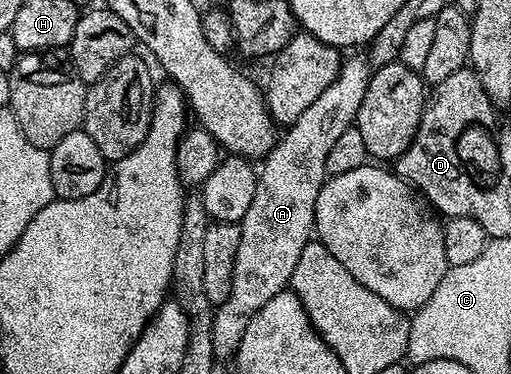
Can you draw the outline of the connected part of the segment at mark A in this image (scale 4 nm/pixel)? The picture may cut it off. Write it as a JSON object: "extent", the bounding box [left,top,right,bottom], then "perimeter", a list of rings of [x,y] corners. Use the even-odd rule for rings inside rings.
{"extent":[212,57,374,358],"perimeter":[[[352,57],[343,62],[340,66],[340,74],[294,119],[294,123],[283,130],[282,136],[277,140],[276,145],[263,158],[261,167],[258,169],[257,187],[254,191],[254,199],[251,200],[250,209],[238,224],[242,231],[242,240],[238,242],[238,255],[234,255],[234,275],[230,283],[230,295],[226,303],[215,306],[212,315],[212,338],[214,339],[214,351],[217,358],[231,358],[236,348],[242,343],[242,335],[249,325],[250,319],[274,295],[285,292],[289,288],[294,267],[298,267],[298,259],[302,259],[302,251],[307,247],[308,242],[313,240],[314,226],[316,223],[316,200],[318,191],[324,185],[326,174],[326,155],[330,155],[330,147],[342,136],[342,131],[353,128],[356,124],[358,107],[362,107],[362,99],[368,90],[368,81],[372,78],[374,69],[369,58]]]}

